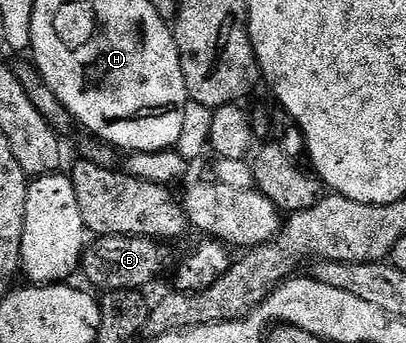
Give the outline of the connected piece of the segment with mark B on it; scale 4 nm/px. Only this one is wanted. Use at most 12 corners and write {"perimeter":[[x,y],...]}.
{"perimeter":[[99,236],[79,265],[102,293],[145,290],[168,243]]}

